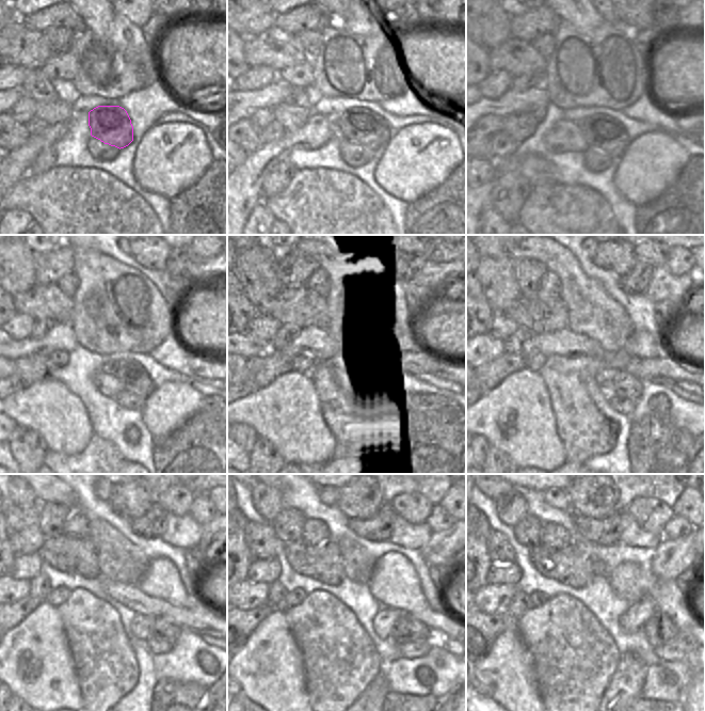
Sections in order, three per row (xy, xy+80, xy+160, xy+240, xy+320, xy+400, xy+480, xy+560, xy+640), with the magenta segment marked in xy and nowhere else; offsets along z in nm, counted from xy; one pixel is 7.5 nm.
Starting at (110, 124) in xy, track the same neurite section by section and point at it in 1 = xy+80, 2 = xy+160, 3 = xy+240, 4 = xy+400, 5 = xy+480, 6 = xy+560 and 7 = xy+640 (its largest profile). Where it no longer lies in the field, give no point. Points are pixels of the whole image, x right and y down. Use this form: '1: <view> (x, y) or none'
1: xy+80 (362, 127)
2: xy+160 (601, 131)
3: xy+240 (134, 379)
4: xy+400 (627, 386)
5: xy+480 (159, 629)
6: xy+560 (407, 629)
7: xy+640 (659, 630)

